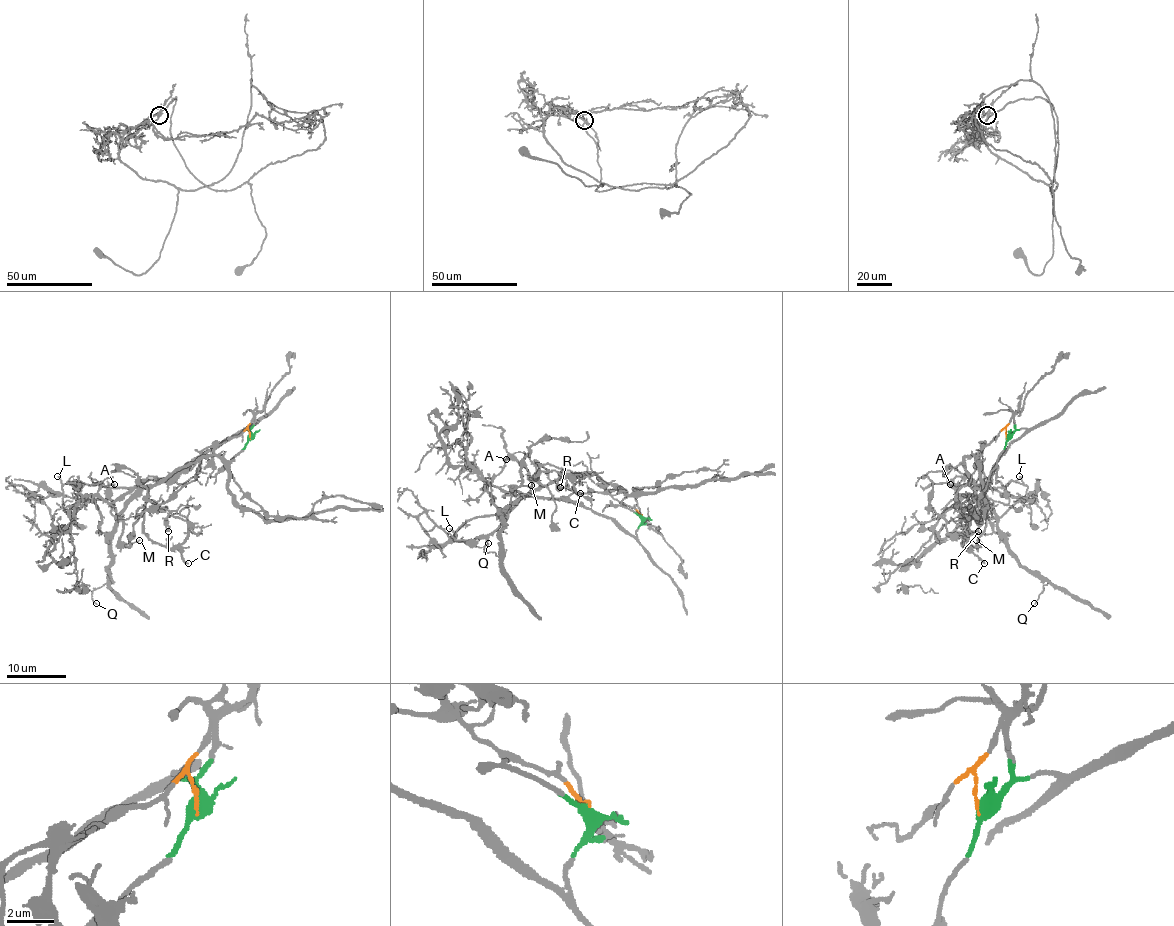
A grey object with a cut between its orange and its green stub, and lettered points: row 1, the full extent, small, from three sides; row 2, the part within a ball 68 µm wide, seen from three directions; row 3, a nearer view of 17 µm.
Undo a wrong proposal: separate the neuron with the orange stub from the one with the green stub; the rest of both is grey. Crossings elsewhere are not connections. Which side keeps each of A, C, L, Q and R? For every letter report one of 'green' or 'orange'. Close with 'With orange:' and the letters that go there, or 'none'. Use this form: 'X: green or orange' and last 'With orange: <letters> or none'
A: green
C: orange
L: green
Q: orange
R: green
With orange: C, Q

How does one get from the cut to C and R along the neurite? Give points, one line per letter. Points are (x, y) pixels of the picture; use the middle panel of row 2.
C: (642, 516), (615, 500), (593, 473), (568, 473), (546, 485), (535, 477), (541, 472), (556, 470), (580, 494)
R: (642, 516), (633, 535), (609, 517), (528, 492), (538, 466), (546, 464), (560, 470), (560, 488)

